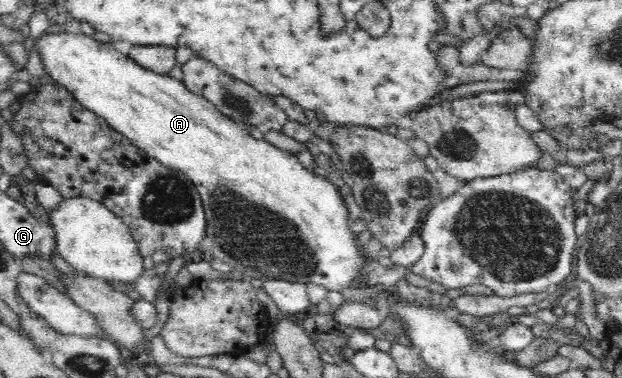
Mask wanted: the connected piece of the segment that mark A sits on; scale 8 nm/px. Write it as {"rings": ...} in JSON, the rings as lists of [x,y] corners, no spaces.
{"rings":[[[56,29],[46,31],[37,40],[37,49],[45,61],[45,67],[49,81],[57,81],[63,84],[65,88],[85,107],[102,116],[117,132],[126,136],[135,146],[144,150],[149,158],[158,160],[161,164],[169,168],[183,171],[189,178],[190,182],[198,192],[202,199],[205,214],[207,214],[207,226],[205,226],[205,246],[209,244],[211,248],[212,258],[217,258],[225,264],[229,264],[232,269],[237,270],[242,274],[245,280],[262,279],[281,279],[286,281],[293,281],[308,284],[318,284],[323,286],[327,291],[339,291],[354,288],[368,288],[364,280],[362,280],[362,270],[367,263],[371,262],[365,252],[363,246],[357,240],[357,233],[351,231],[351,222],[348,220],[349,211],[343,197],[341,197],[341,190],[339,186],[330,180],[319,176],[317,172],[308,170],[294,155],[288,150],[277,148],[274,144],[267,142],[264,138],[254,138],[240,123],[236,123],[233,119],[223,114],[217,107],[204,99],[202,96],[193,94],[187,85],[180,80],[177,80],[169,75],[157,74],[151,70],[147,70],[135,63],[128,55],[123,55],[119,50],[114,48],[114,43],[99,42],[93,39],[93,36],[84,35],[82,32],[78,34],[73,33],[59,33]]]}

